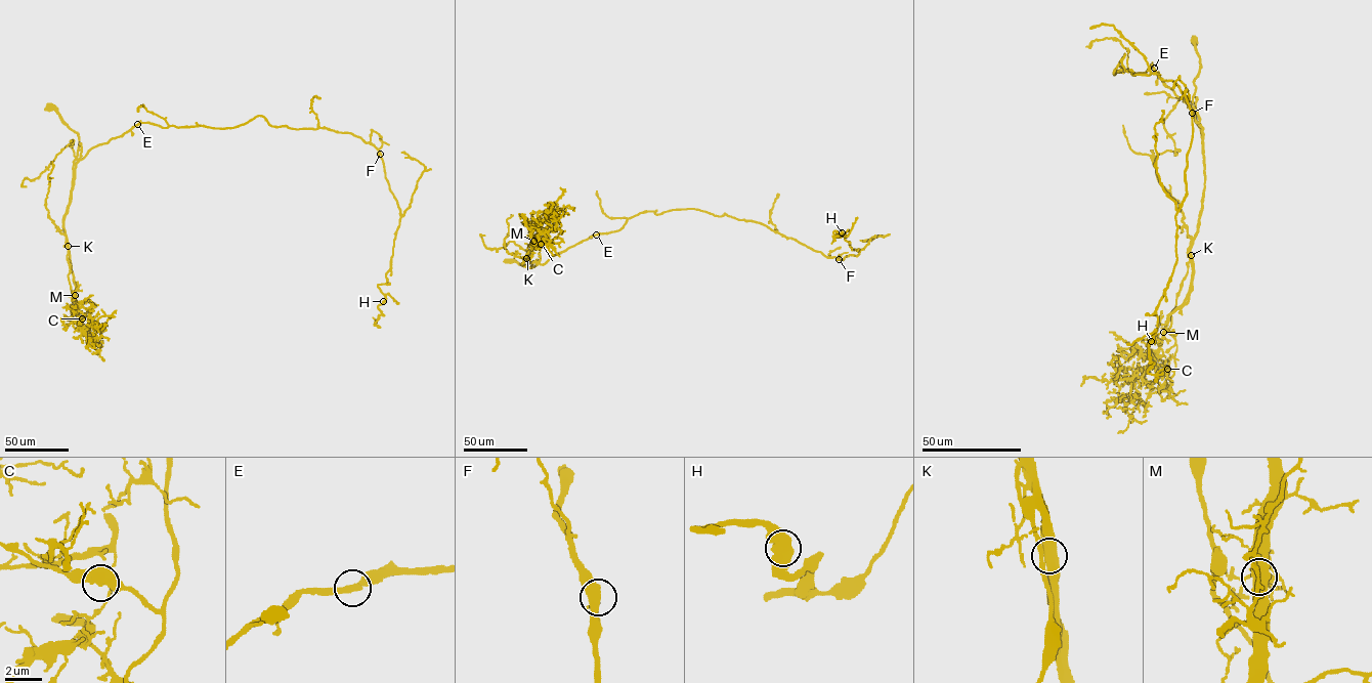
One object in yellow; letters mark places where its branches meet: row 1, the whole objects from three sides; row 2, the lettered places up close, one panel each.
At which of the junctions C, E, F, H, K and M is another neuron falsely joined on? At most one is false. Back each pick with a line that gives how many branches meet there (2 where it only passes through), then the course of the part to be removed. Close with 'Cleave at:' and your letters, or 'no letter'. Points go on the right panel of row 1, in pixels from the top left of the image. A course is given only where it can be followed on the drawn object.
Cleave at: no letter

